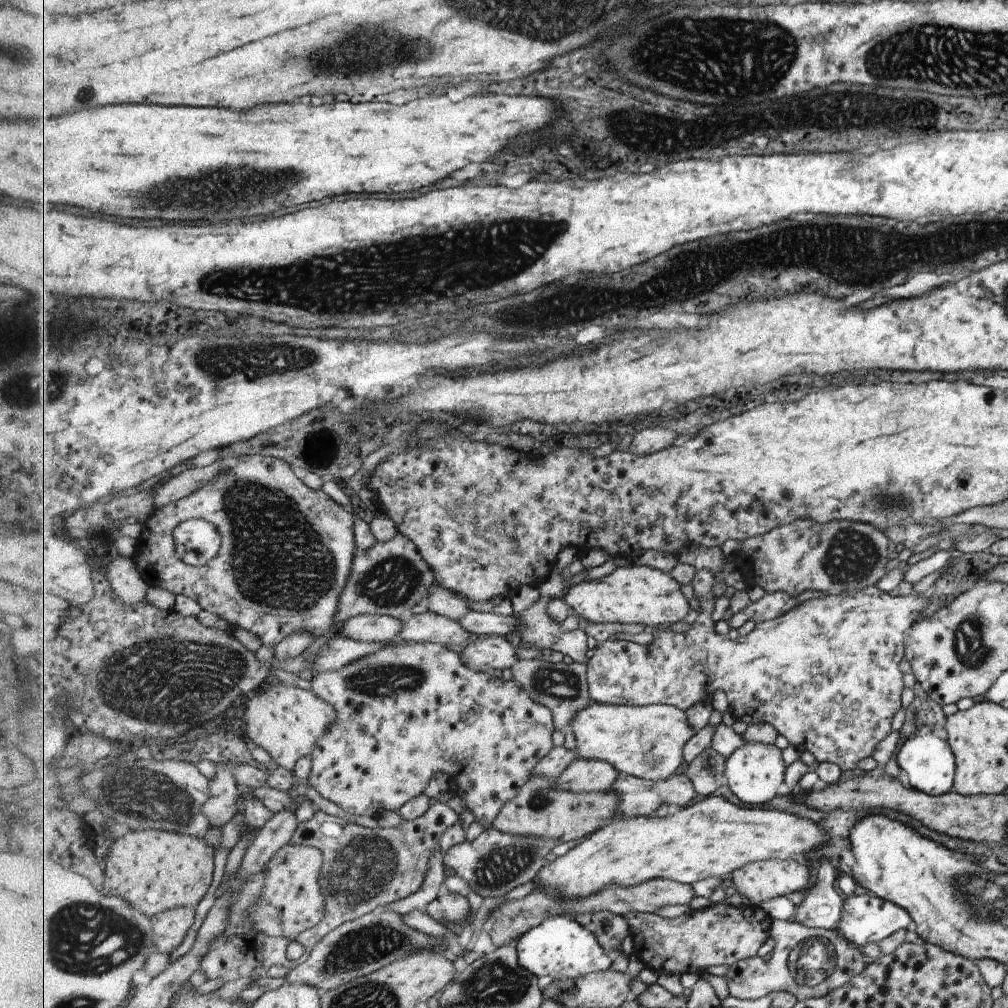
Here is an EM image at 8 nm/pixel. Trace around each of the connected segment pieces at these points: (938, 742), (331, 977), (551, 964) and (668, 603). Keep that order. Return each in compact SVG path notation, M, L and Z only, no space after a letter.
M922 724L906 738L898 756L898 766L908 775L910 787L925 792L927 795L942 795L952 791L955 776L955 758L946 740L933 732L933 726Z
M394 910L378 915L370 913L358 920L345 922L333 930L311 951L310 958L301 967L289 970L286 982L287 984L304 982L316 988L330 990L374 974L394 962L426 950L436 950L451 955L444 938L411 928L404 922L403 916Z
M557 916L533 928L518 943L520 964L539 977L552 976L554 979L580 979L593 972L607 971L614 966L614 957L602 948L594 928L583 926L573 917Z
M632 565L618 567L614 574L608 574L600 580L585 580L576 584L565 598L571 612L583 618L585 622L612 624L644 624L646 629L686 620L688 614L696 612L682 585L672 573L648 566Z

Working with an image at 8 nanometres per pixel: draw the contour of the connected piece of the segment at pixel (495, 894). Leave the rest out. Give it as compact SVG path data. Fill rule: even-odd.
M491 827L473 841L456 844L452 850L445 855L447 874L460 876L469 883L470 889L484 896L486 900L498 898L503 900L508 892L523 884L528 884L537 878L538 874L553 863L548 858L552 850L564 843L558 838L534 838L534 836L520 836L508 834L498 828Z

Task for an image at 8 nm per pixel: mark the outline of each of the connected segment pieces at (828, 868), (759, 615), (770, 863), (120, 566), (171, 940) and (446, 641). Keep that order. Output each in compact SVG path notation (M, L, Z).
M827 856L820 860L815 885L805 892L804 900L796 910L796 919L802 923L802 926L836 931L836 926L842 918L844 896L834 887L834 882L839 877L835 875L835 866L835 862L830 861Z
M788 592L767 593L758 602L752 603L749 607L733 615L729 621L730 627L738 629L746 626L746 622L750 622L750 620L754 620L758 624L780 618L802 604L802 602L798 602L797 597Z
M797 859L758 860L732 872L737 893L762 906L768 900L802 892L810 884L810 869Z
M118 555L107 569L116 598L124 604L140 604L147 600L151 584L143 575L136 557Z
M178 906L153 918L159 952L171 955L186 940L196 922L196 909L196 906Z
M431 610L409 615L404 620L405 630L402 630L400 639L409 643L440 643L460 653L477 637L468 632L460 621Z

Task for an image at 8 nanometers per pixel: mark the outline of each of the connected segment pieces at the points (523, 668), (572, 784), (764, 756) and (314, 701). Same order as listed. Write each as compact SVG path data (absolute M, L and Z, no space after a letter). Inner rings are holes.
M542 659L521 660L513 669L513 676L522 688L530 692L534 700L553 709L557 730L566 732L572 727L576 716L593 704L593 696L589 683L589 664L575 662L574 664L551 663Z
M579 758L558 779L558 788L564 792L604 792L616 784L621 772L614 764L603 760Z
M750 741L738 748L727 762L729 788L748 804L768 804L786 790L788 764L784 762L782 749L776 745Z
M271 681L251 697L244 715L248 738L257 746L268 750L280 767L292 772L302 756L314 754L320 738L324 738L338 722L338 709L326 698L318 696L312 689L285 686L277 681Z

